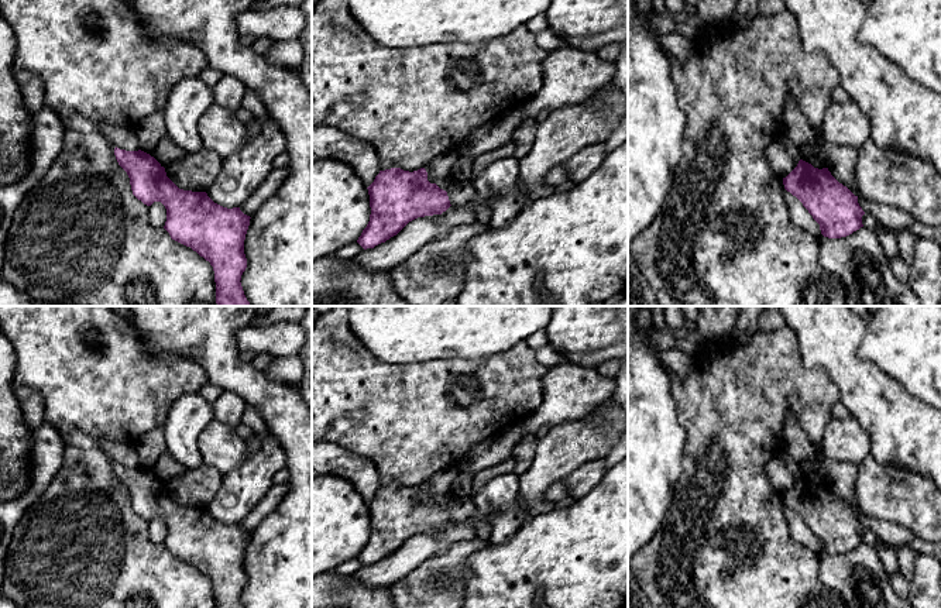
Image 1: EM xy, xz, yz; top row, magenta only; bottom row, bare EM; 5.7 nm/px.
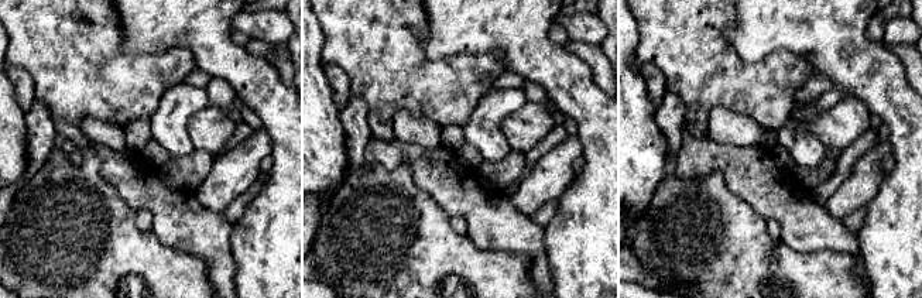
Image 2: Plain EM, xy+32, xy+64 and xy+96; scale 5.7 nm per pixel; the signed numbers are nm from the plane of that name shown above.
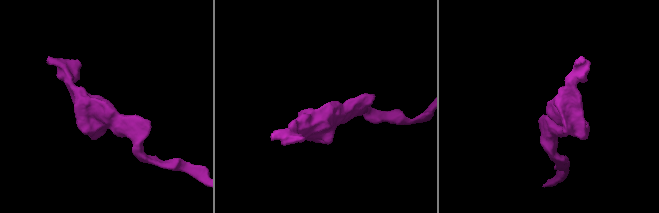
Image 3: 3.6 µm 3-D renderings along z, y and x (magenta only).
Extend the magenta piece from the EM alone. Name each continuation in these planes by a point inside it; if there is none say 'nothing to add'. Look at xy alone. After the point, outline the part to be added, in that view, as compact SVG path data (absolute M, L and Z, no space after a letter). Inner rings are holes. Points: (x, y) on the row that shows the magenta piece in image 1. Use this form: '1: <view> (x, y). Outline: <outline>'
nothing to add

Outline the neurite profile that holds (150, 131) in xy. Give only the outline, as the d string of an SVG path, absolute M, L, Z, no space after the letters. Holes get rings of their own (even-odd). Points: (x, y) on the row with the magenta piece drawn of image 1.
M157 110L147 116L134 130L140 150L151 154L158 142L165 137L165 110Z

